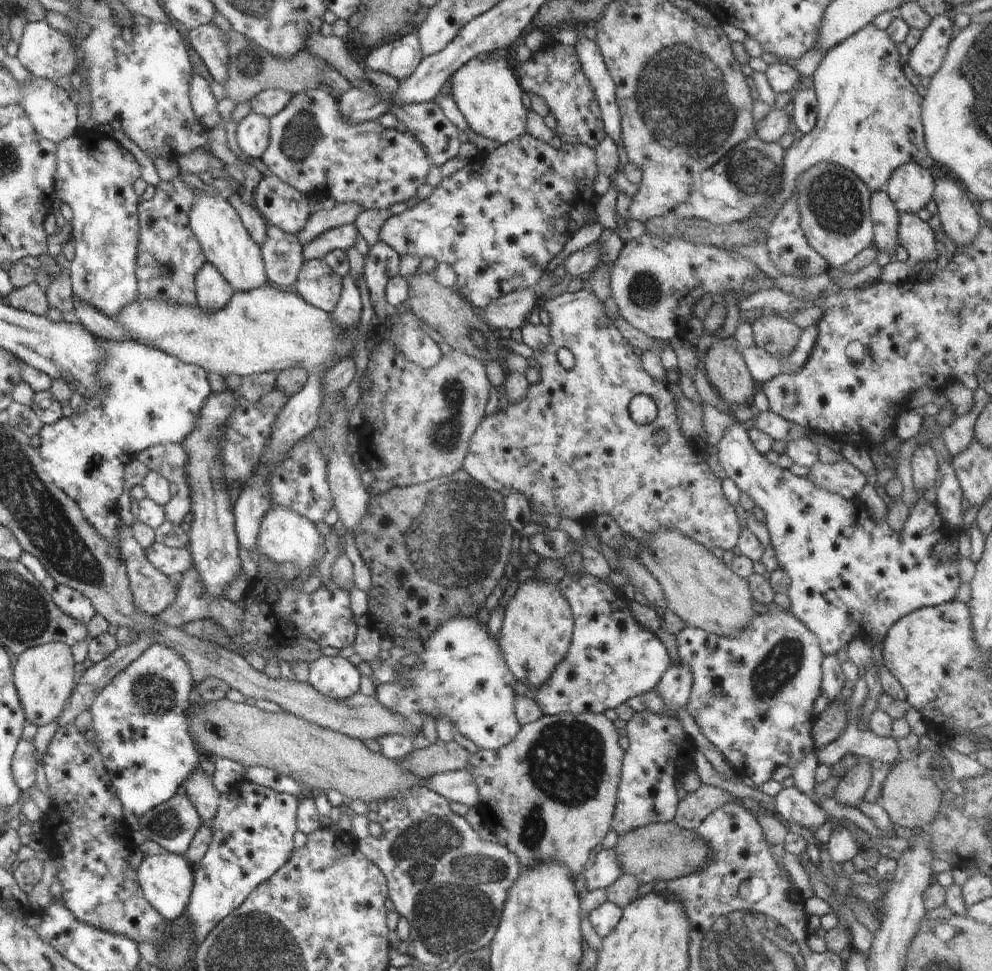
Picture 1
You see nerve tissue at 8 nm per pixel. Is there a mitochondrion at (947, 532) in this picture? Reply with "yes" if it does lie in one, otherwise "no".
no

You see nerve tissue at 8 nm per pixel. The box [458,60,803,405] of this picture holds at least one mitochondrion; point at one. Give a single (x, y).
(751, 173)

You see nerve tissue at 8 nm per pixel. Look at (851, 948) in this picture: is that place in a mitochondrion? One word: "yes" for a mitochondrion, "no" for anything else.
no

